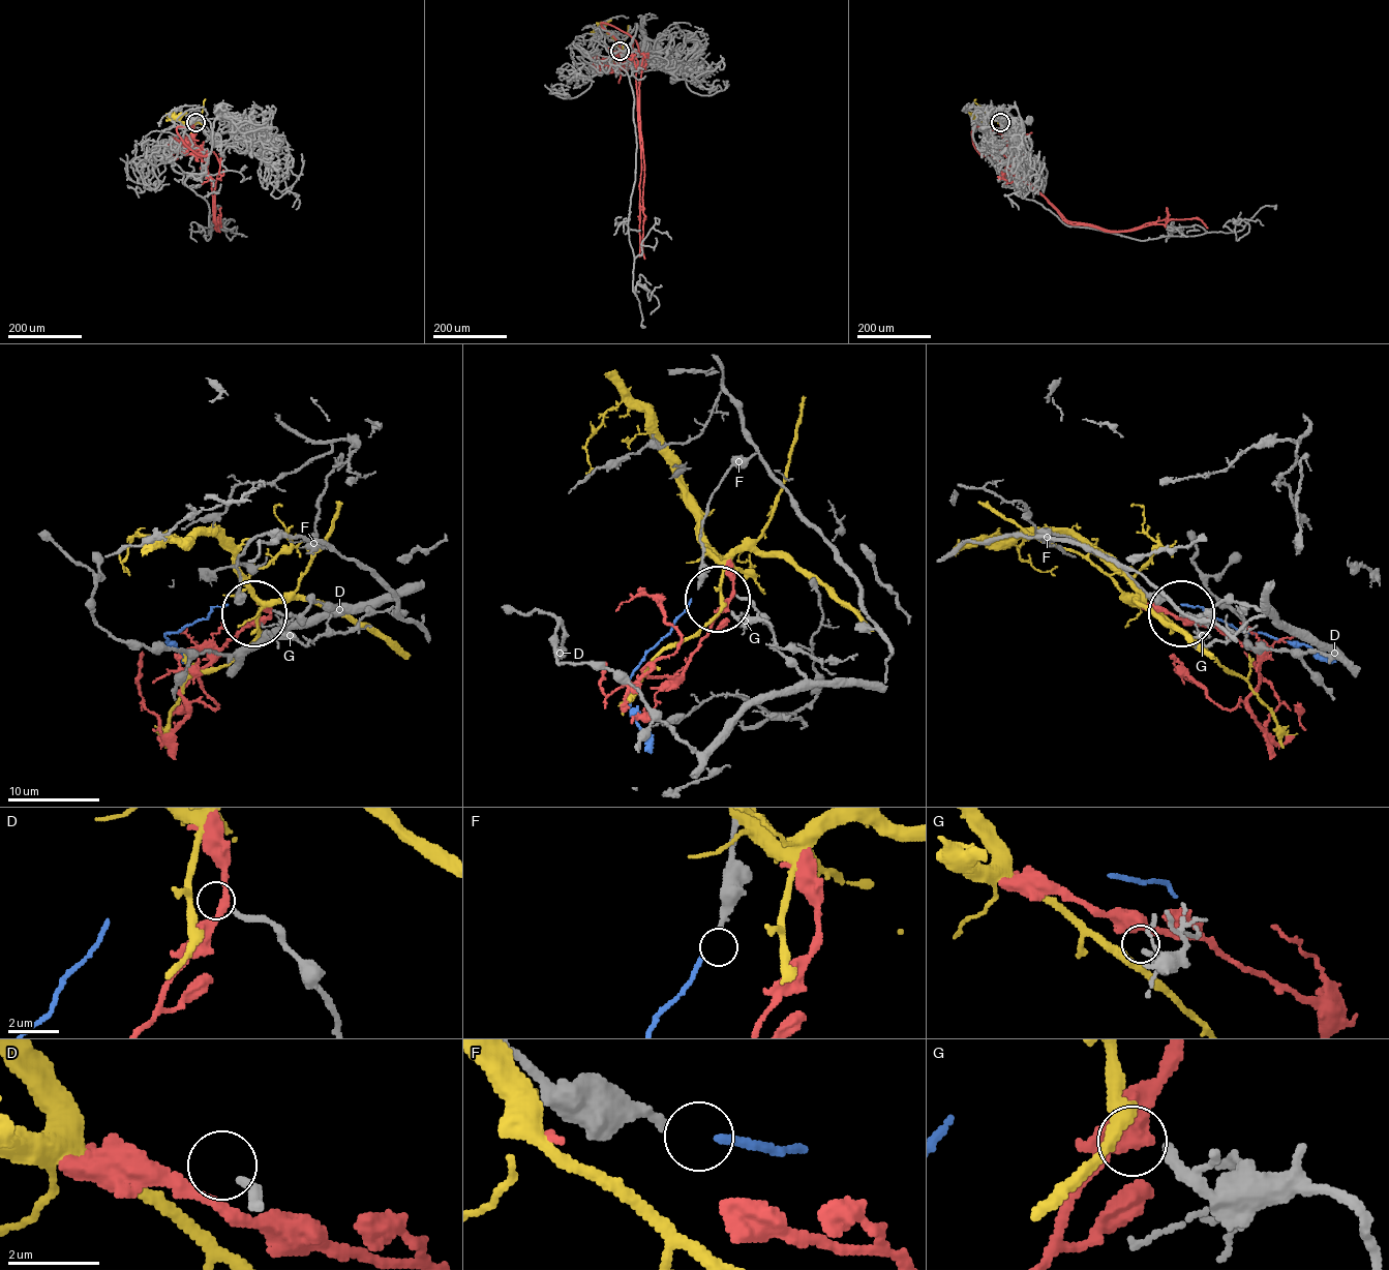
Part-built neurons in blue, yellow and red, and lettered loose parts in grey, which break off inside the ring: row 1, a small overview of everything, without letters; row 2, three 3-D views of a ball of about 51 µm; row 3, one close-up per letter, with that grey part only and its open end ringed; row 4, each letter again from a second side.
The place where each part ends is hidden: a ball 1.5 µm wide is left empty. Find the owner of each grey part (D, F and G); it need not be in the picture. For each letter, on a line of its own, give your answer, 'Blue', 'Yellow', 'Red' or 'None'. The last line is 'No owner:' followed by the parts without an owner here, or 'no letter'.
D: None
F: Blue
G: Yellow
No owner: D

